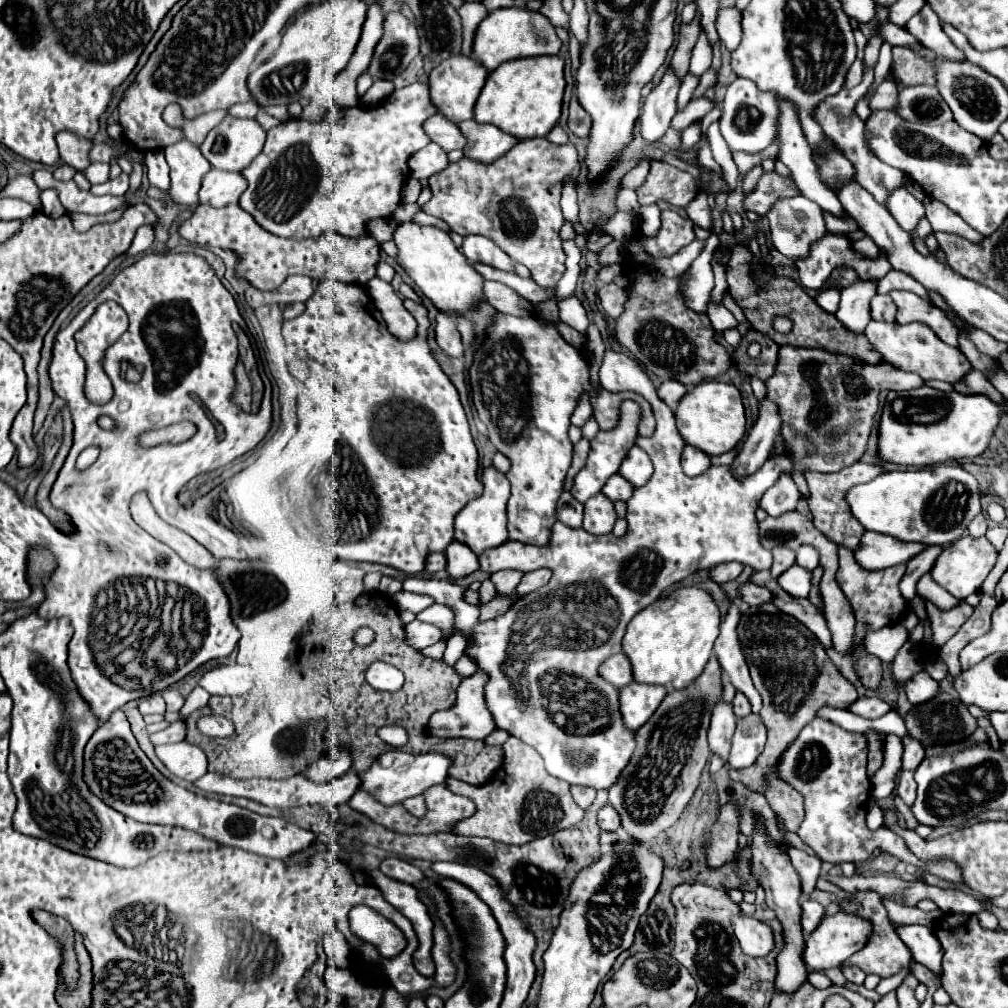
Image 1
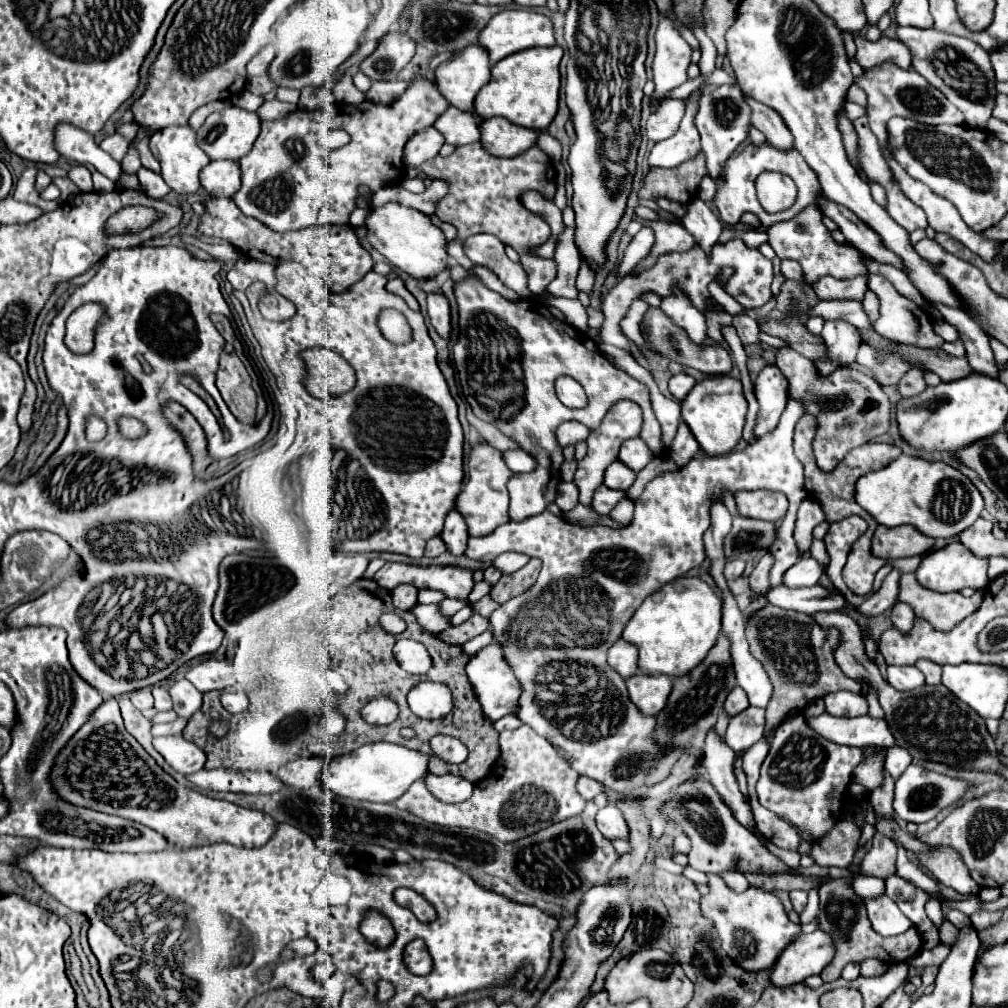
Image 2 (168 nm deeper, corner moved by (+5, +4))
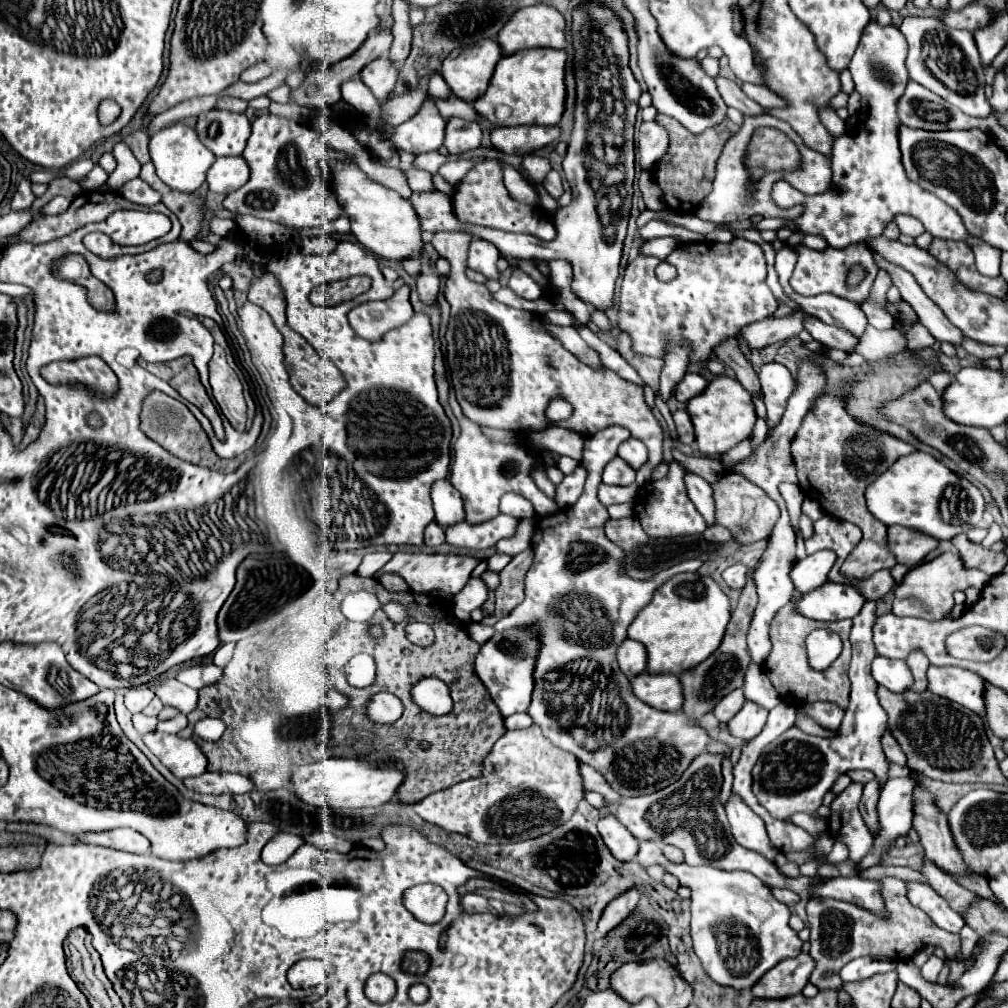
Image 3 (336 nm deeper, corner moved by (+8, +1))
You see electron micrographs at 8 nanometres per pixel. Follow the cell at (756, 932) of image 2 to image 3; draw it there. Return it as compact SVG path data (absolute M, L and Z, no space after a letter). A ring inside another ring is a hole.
M643 841L637 861L641 867L661 865L665 873L679 879L681 887L691 889L691 939L693 951L703 971L719 985L733 989L751 989L769 969L787 957L801 953L803 941L789 927L791 911L771 897L771 889L747 871L721 871L713 867L675 865L667 861L659 845Z

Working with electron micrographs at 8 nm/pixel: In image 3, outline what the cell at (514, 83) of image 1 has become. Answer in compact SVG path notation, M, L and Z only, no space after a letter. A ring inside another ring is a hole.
M527 49L501 57L487 91L473 101L473 107L497 127L557 125L565 113L567 59L569 55L559 49Z

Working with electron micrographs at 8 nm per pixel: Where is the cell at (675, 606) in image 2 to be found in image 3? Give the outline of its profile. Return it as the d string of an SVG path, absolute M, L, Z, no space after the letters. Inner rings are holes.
M679 573L663 583L655 591L651 603L639 611L635 621L629 625L629 637L647 647L649 673L679 675L697 667L721 645L729 619L729 597L709 575Z

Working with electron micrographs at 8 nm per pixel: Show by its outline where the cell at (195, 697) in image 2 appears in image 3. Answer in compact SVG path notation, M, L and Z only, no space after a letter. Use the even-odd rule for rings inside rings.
M167 679L155 687L155 695L161 699L163 705L177 707L181 713L191 713L197 705L197 691L189 685L183 685L177 679Z

